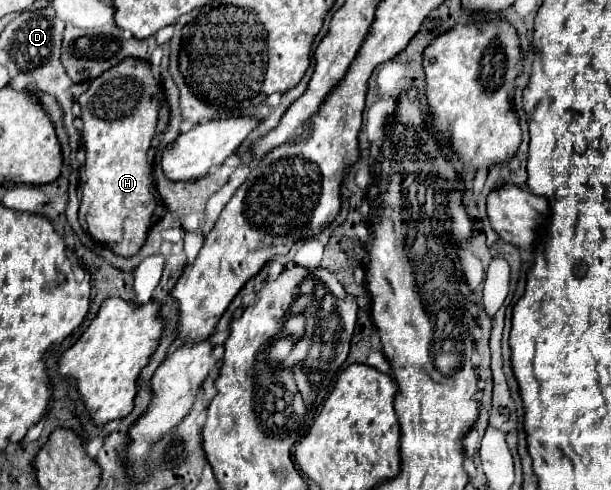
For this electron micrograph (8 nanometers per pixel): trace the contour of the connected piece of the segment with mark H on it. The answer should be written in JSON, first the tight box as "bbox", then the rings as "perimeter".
{"bbox":[77,58,161,256],"perimeter":[[[127,58],[121,64],[113,66],[111,70],[103,72],[99,78],[91,80],[89,90],[77,98],[83,120],[81,134],[87,150],[85,182],[81,184],[79,222],[83,228],[87,228],[87,232],[95,240],[103,242],[109,250],[113,250],[119,256],[135,256],[141,250],[157,208],[157,200],[151,194],[151,178],[147,162],[147,152],[151,150],[151,140],[155,136],[159,120],[159,104],[155,100],[157,94],[161,94],[161,84],[155,80],[149,64],[145,60]]]}

